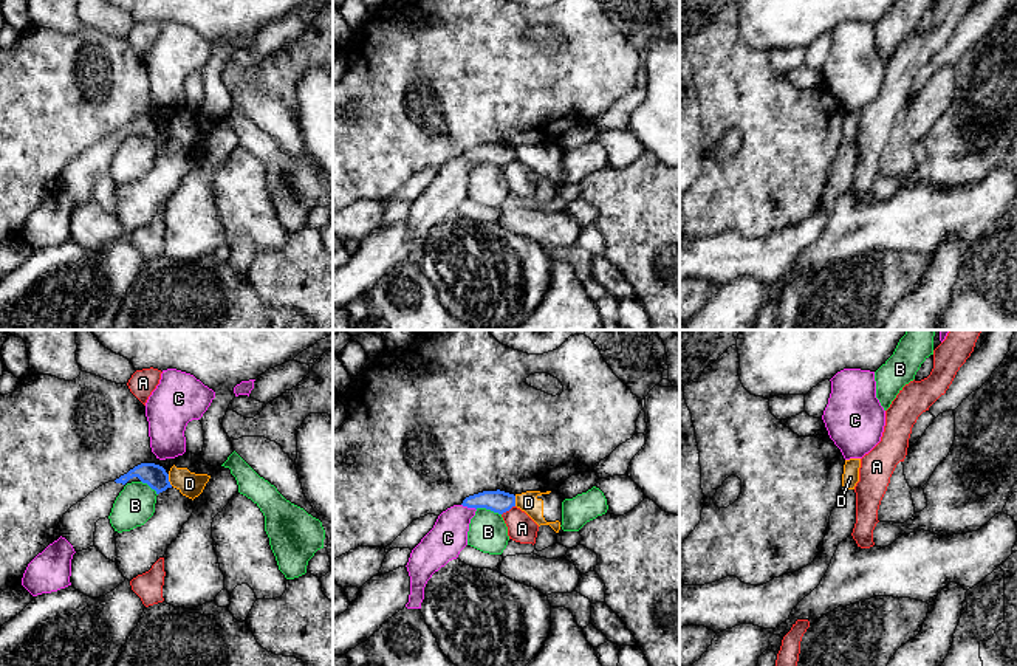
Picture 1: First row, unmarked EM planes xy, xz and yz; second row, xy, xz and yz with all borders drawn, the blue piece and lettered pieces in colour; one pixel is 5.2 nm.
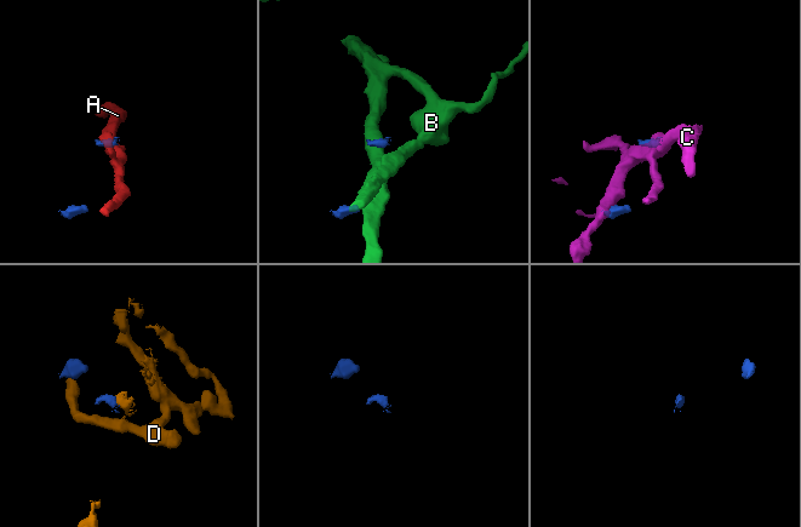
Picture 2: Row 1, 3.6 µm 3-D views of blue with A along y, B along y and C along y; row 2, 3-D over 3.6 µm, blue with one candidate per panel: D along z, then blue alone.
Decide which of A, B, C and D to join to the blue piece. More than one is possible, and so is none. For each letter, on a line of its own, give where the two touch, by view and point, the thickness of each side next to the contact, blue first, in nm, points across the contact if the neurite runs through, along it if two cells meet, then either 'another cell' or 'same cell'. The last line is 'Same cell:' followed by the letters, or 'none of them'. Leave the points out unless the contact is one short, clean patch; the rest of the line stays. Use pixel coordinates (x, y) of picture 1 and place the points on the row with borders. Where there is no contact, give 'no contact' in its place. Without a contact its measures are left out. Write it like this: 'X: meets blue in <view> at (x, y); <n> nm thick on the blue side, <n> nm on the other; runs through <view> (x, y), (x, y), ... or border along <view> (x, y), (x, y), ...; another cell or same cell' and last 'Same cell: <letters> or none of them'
A: meets blue in xz at (508, 510); 120 nm thick on the blue side, 150 nm on the other; border along xz (514, 505), (502, 514); another cell
B: meets blue in xz at (488, 508); 120 nm thick on the blue side, 200 nm on the other; border along xz (475, 508), (489, 508), (500, 514); another cell
C: meets blue in xz at (469, 507); 120 nm thick on the blue side, 190 nm on the other; another cell
D: meets blue in xy at (167, 480); 120 nm thick on the blue side, 130 nm on the other; another cell
Same cell: none of them

